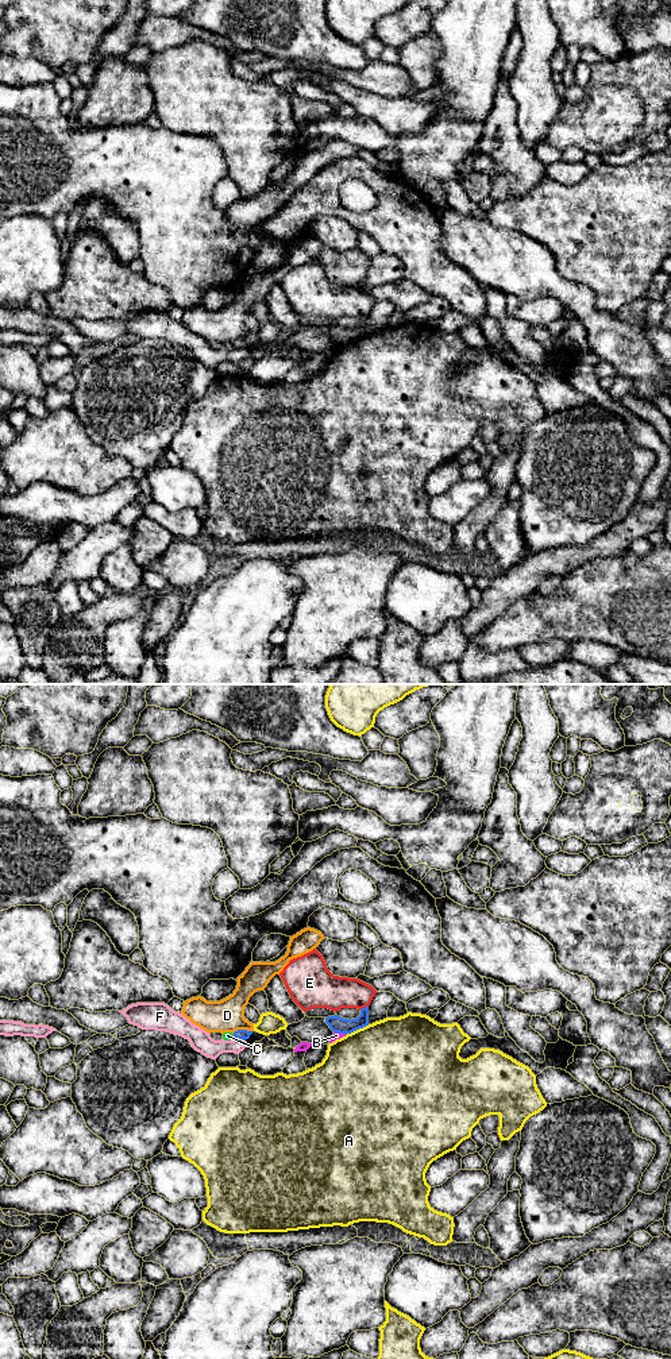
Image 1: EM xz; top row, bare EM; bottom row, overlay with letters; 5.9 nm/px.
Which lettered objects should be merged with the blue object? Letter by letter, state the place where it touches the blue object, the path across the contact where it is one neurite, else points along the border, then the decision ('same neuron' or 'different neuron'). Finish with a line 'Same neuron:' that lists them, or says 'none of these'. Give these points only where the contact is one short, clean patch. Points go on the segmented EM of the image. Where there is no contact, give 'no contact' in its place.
A: meets blue in xz at (357, 1029); different neuron
B: meets blue in xz at (340, 1033); border along xz (334, 1031), (346, 1034); different neuron
C: meets blue in xz at (234, 1035); border along xz (232, 1034), (235, 1038); different neuron
D: meets blue in xz at (242, 1030); border along xz (251, 1030), (235, 1030), (232, 1033); different neuron
E: meets blue in xz at (365, 1007); different neuron
F: meets blue in xz at (240, 1038); border along xz (235, 1038), (245, 1041); different neuron
Same neuron: none of these

